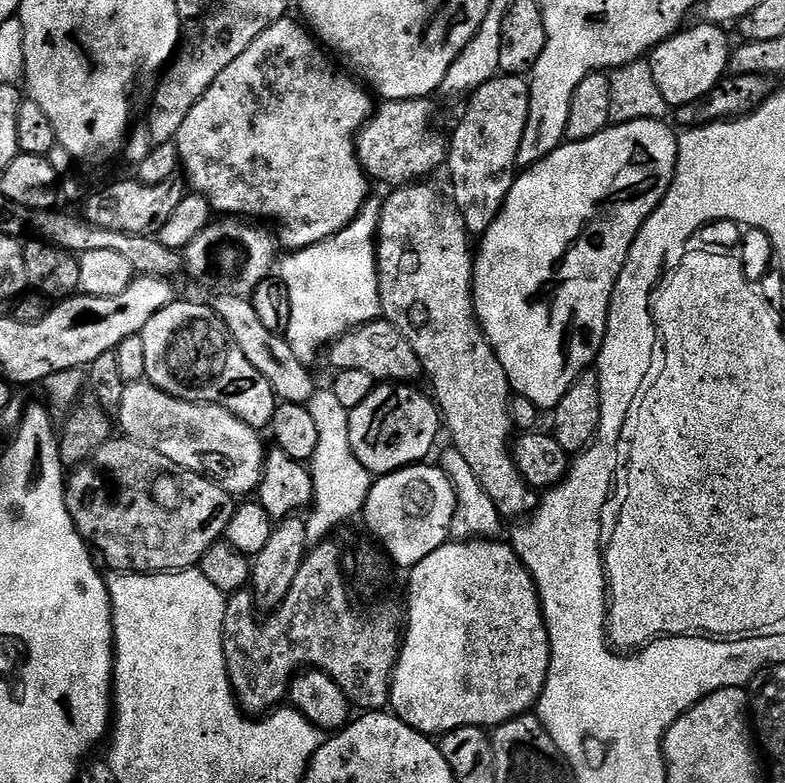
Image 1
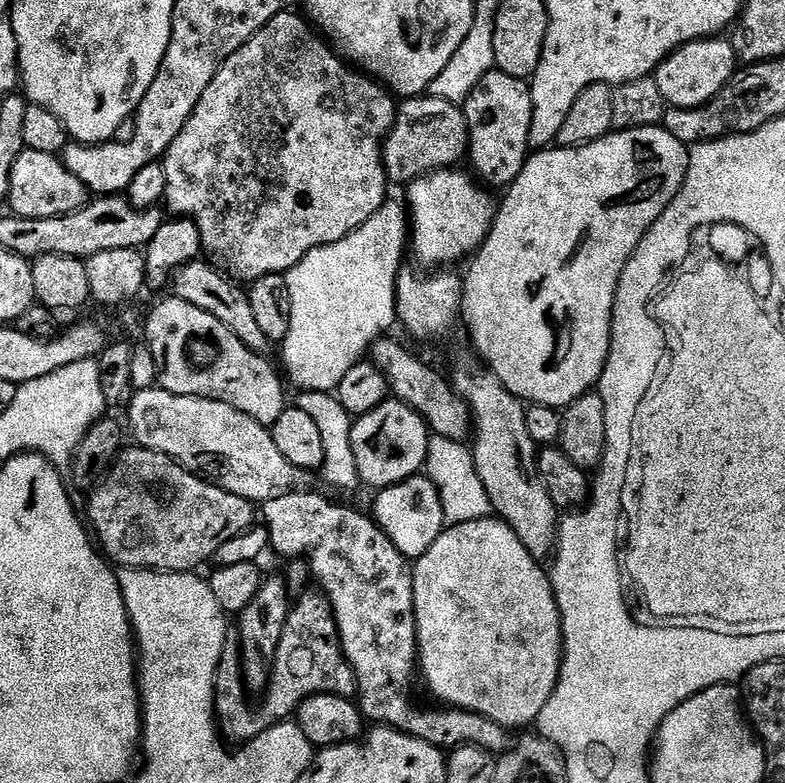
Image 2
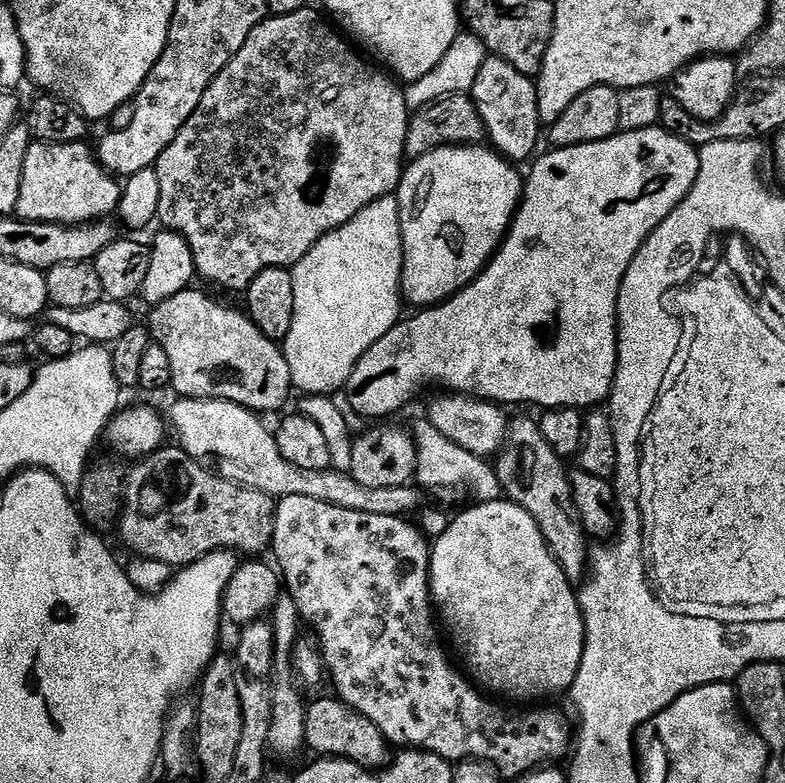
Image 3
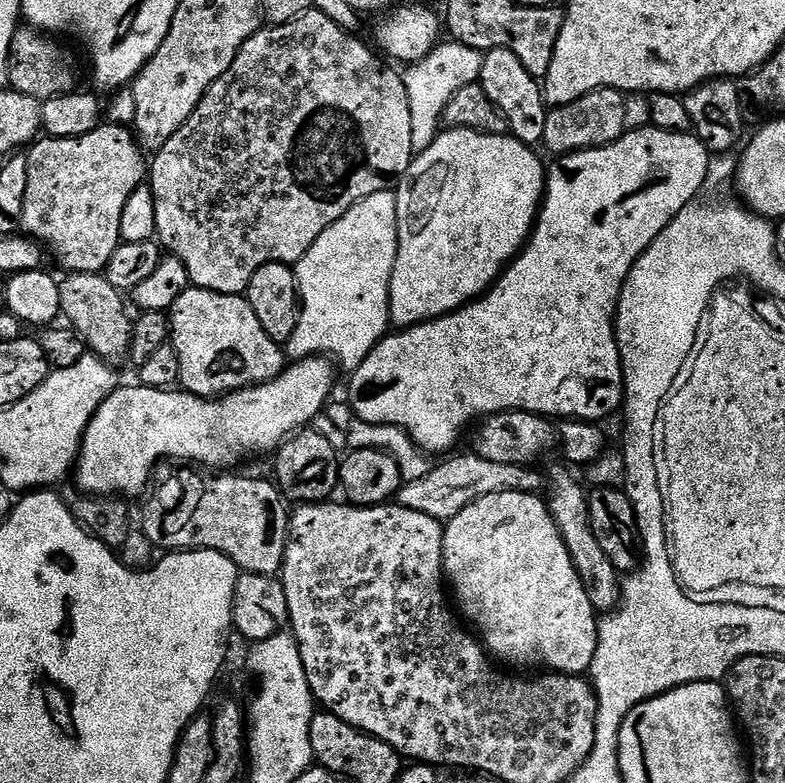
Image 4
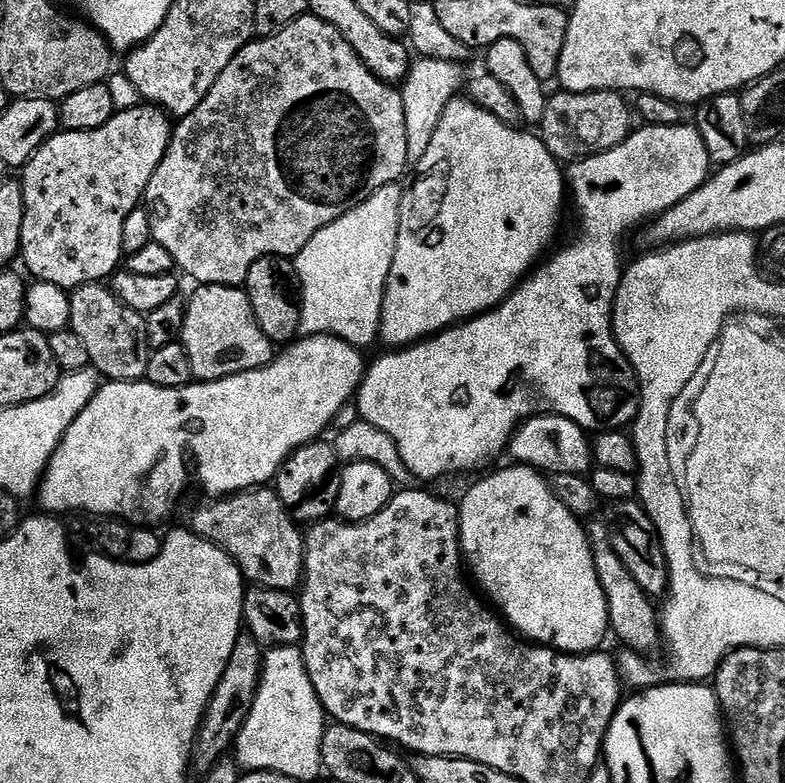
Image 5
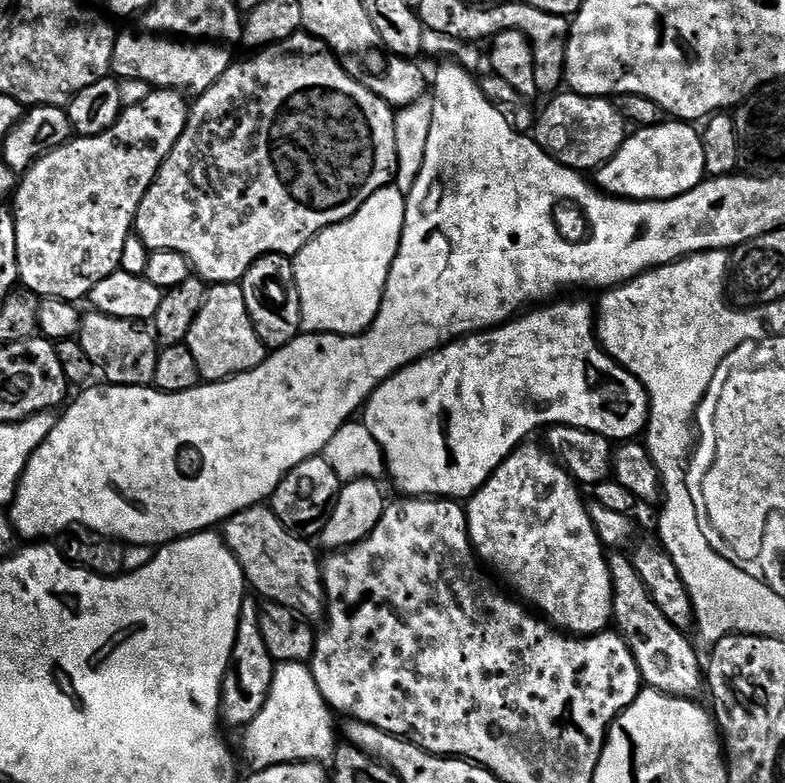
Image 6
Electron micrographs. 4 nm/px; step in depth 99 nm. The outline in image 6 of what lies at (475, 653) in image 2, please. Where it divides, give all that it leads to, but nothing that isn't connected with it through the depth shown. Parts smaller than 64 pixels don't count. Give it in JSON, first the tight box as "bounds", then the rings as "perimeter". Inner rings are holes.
{"bounds":[467,443,614,638],"perimeter":[[[525,443],[506,457],[495,474],[467,501],[468,536],[477,557],[483,563],[485,560],[506,583],[512,584],[511,591],[525,605],[536,607],[535,611],[546,618],[549,625],[577,638],[596,636],[614,620],[614,572],[610,560],[604,557],[604,543],[598,538],[588,513],[589,505],[580,497],[581,489],[576,480],[569,476],[563,464],[542,448],[540,452],[539,446],[532,443]],[[532,484],[540,484],[540,496],[544,496],[544,500],[536,500],[536,488],[532,488]]]}

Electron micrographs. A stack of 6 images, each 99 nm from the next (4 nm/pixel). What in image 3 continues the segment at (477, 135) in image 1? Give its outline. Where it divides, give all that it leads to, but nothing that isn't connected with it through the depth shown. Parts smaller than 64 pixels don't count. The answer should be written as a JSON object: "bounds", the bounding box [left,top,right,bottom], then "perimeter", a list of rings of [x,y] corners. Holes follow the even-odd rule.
{"bounds":[470,54,542,161],"perimeter":[[[489,54],[482,62],[482,70],[478,70],[478,78],[474,81],[470,97],[485,123],[491,147],[506,160],[531,161],[537,155],[536,147],[540,140],[542,144],[536,86],[537,81],[533,77],[522,74],[522,70],[510,66],[510,62],[506,62],[501,56]]]}

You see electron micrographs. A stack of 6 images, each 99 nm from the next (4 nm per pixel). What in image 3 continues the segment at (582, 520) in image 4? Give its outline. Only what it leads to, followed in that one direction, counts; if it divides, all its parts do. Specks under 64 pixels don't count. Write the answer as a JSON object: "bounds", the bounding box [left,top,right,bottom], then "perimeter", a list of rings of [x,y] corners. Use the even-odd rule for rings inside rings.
{"bounds":[494,416,590,582],"perimeter":[[[520,416],[517,420],[515,417],[508,430],[508,442],[495,457],[494,467],[503,495],[521,504],[531,514],[569,580],[580,582],[590,568],[590,537],[584,531],[584,523],[574,502],[572,483],[568,480],[569,469],[564,468],[556,451],[537,421],[535,424],[528,416]]]}

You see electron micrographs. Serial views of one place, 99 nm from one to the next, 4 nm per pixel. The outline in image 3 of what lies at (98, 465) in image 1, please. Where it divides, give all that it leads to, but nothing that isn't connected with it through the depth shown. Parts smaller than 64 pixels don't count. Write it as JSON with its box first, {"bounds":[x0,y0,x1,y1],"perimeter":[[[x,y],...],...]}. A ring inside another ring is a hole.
{"bounds":[118,446,277,570],"perimeter":[[[179,446],[168,447],[161,447],[160,451],[143,457],[142,462],[133,463],[136,465],[131,465],[130,471],[127,473],[127,483],[124,486],[125,504],[120,515],[118,535],[120,534],[124,539],[124,544],[130,551],[136,552],[132,554],[145,560],[166,562],[172,565],[173,569],[179,570],[185,564],[193,564],[211,552],[221,550],[235,550],[237,553],[248,552],[244,554],[267,553],[272,547],[274,538],[277,501],[256,489],[245,488],[240,484],[235,484],[234,481],[228,481],[204,467],[203,464],[185,458],[186,455]],[[168,460],[180,460],[172,472],[177,484],[176,497],[173,500],[168,500],[167,494],[160,489],[159,482],[152,480],[156,476],[156,468],[166,467]]]}

